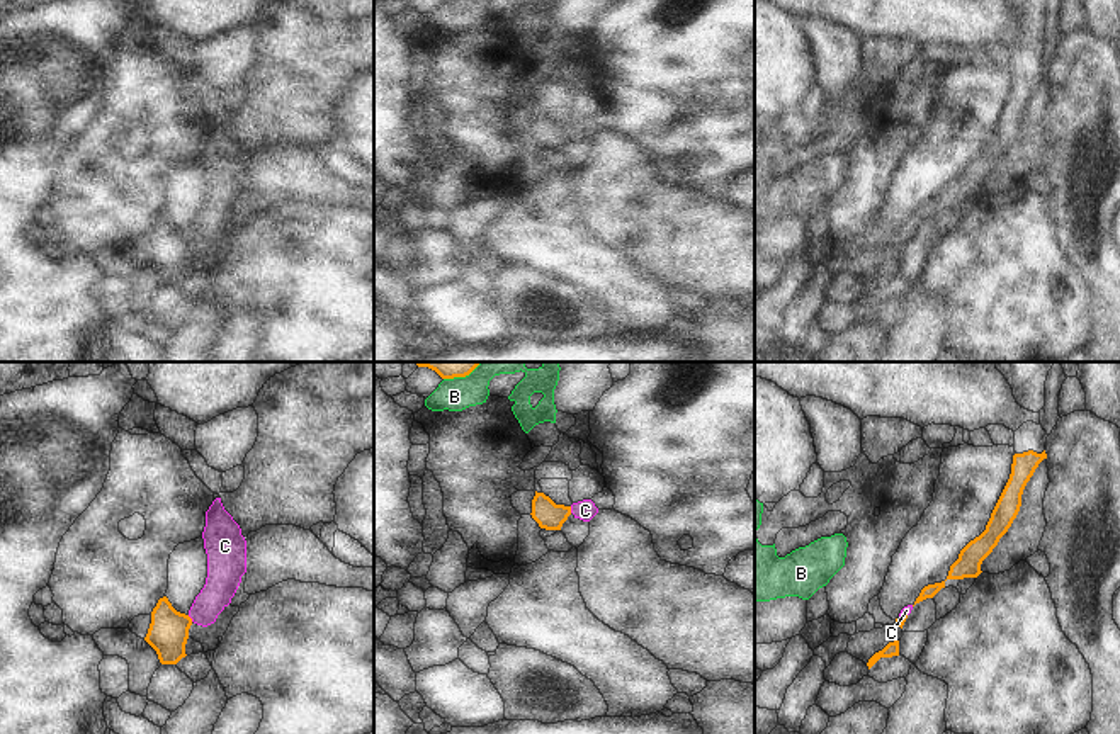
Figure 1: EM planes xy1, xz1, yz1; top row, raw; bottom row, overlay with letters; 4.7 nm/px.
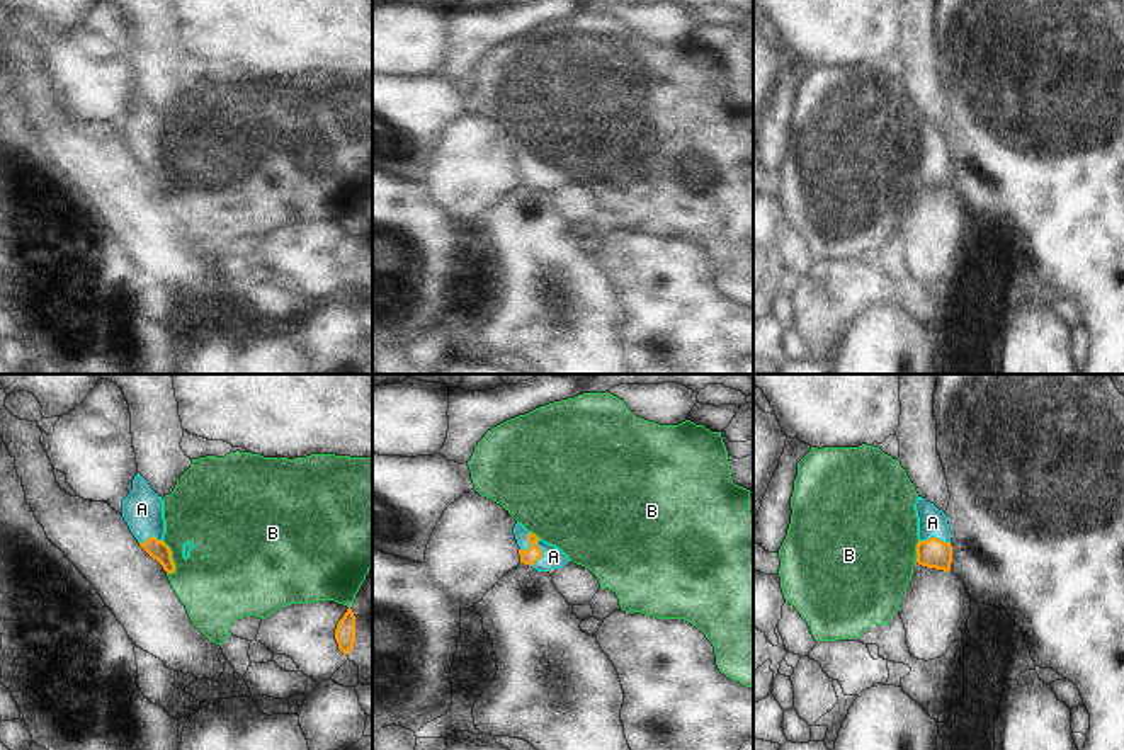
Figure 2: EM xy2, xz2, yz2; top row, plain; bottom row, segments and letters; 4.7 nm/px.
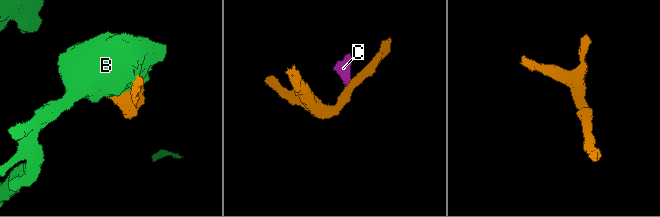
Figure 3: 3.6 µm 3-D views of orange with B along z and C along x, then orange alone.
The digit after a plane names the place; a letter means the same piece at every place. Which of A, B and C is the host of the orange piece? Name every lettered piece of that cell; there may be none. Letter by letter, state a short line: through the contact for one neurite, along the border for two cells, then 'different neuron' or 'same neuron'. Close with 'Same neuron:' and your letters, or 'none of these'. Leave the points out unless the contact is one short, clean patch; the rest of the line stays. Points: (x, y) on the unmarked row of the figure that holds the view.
A: yz2 (932, 172), (936, 157), (932, 142) | same neuron
B: different neuron
C: xy1 (187, 235), (192, 240) | different neuron
Same neuron: A

